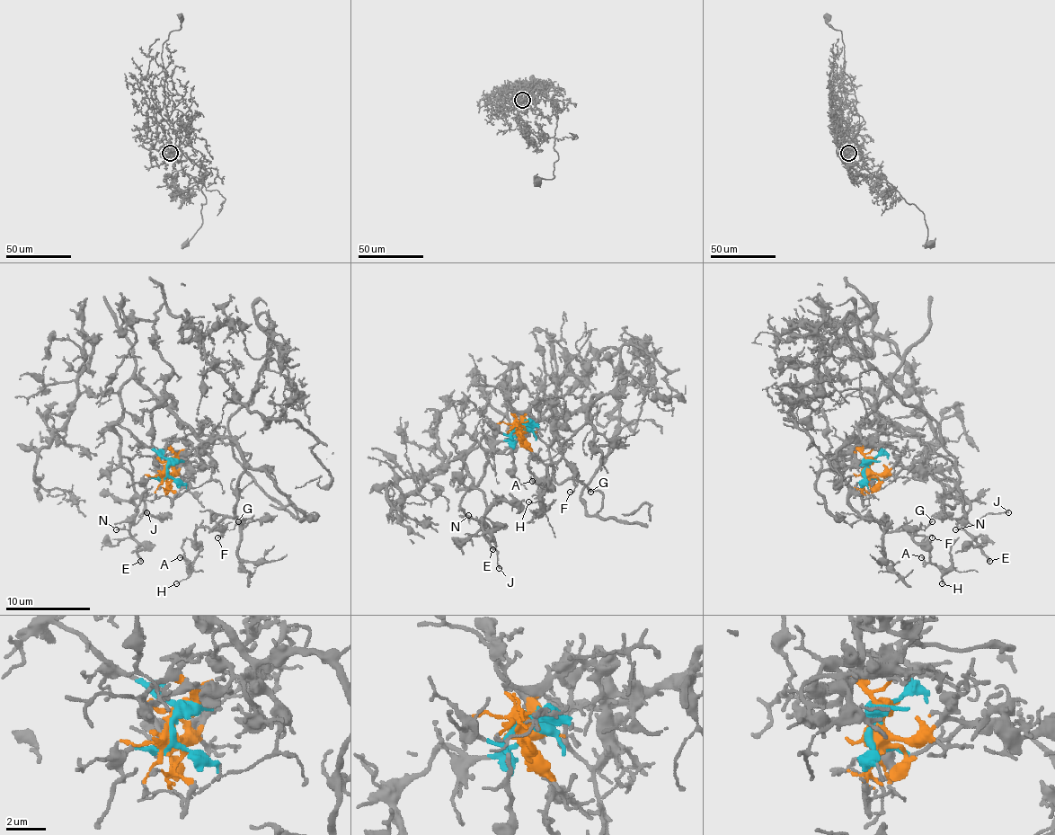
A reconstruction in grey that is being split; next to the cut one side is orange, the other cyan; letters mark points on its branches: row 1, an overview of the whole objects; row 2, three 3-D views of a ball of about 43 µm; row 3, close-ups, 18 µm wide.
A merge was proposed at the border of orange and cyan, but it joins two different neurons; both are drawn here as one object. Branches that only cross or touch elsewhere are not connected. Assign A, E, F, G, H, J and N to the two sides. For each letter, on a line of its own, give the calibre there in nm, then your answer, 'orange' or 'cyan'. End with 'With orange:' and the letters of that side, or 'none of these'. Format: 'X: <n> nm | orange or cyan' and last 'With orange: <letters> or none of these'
A: 120 nm | cyan
E: 200 nm | cyan
F: 100 nm | cyan
G: 130 nm | cyan
H: 90 nm | cyan
J: 110 nm | cyan
N: 90 nm | cyan
With orange: none of these

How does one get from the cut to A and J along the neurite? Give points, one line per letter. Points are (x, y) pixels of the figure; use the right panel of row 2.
A: (867, 466), (888, 422), (873, 407), (888, 380), (837, 471), (848, 502), (886, 532), (905, 530), (922, 557)
J: (867, 466), (880, 452), (878, 432), (908, 426), (933, 475), (966, 502), (970, 524), (1008, 513)

